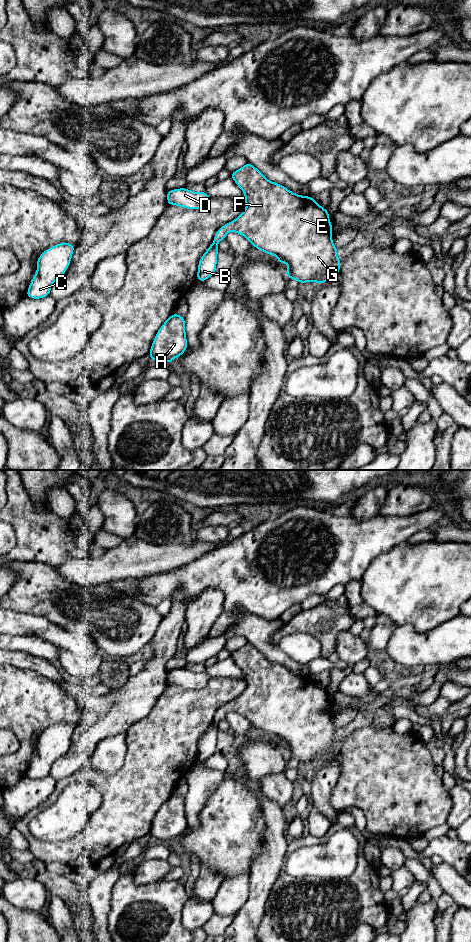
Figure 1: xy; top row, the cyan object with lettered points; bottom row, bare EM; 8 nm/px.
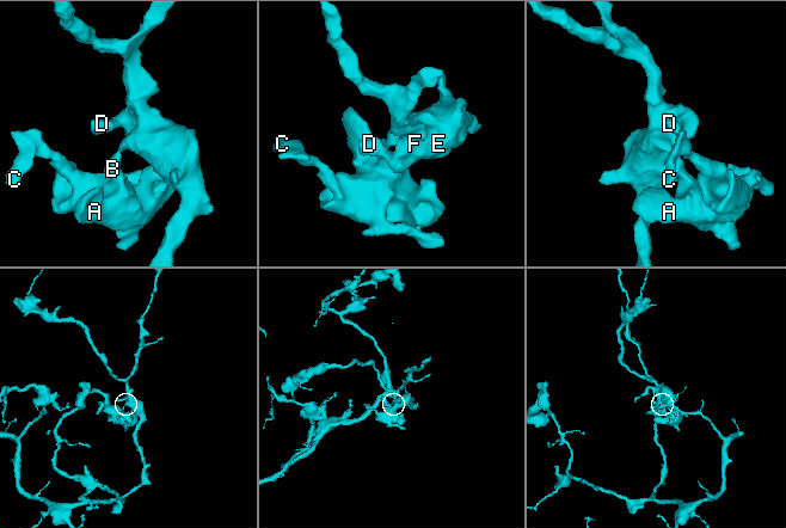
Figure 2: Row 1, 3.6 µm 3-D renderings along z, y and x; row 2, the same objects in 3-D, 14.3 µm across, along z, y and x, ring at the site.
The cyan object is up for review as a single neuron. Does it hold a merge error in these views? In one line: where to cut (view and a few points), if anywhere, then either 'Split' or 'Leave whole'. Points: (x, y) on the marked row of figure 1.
Split along xy (213, 241), (216, 244). Split

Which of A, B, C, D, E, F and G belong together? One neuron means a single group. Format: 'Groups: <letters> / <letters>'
Groups: A B C / D E F G

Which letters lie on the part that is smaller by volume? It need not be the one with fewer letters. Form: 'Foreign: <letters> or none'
Foreign: A, B, C

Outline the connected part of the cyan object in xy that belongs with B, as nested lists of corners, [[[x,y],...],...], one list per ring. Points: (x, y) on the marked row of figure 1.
[[[212,243],[205,251],[198,263],[197,282],[206,281],[216,272],[218,246]]]

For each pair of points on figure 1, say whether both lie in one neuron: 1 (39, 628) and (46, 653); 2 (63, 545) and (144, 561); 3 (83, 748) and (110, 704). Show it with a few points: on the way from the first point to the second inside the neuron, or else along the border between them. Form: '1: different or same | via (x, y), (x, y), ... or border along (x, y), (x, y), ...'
1: different | border along (19, 635), (36, 635), (59, 647)
2: different | border along (79, 554), (56, 565)
3: same | via (86, 737), (104, 715)

